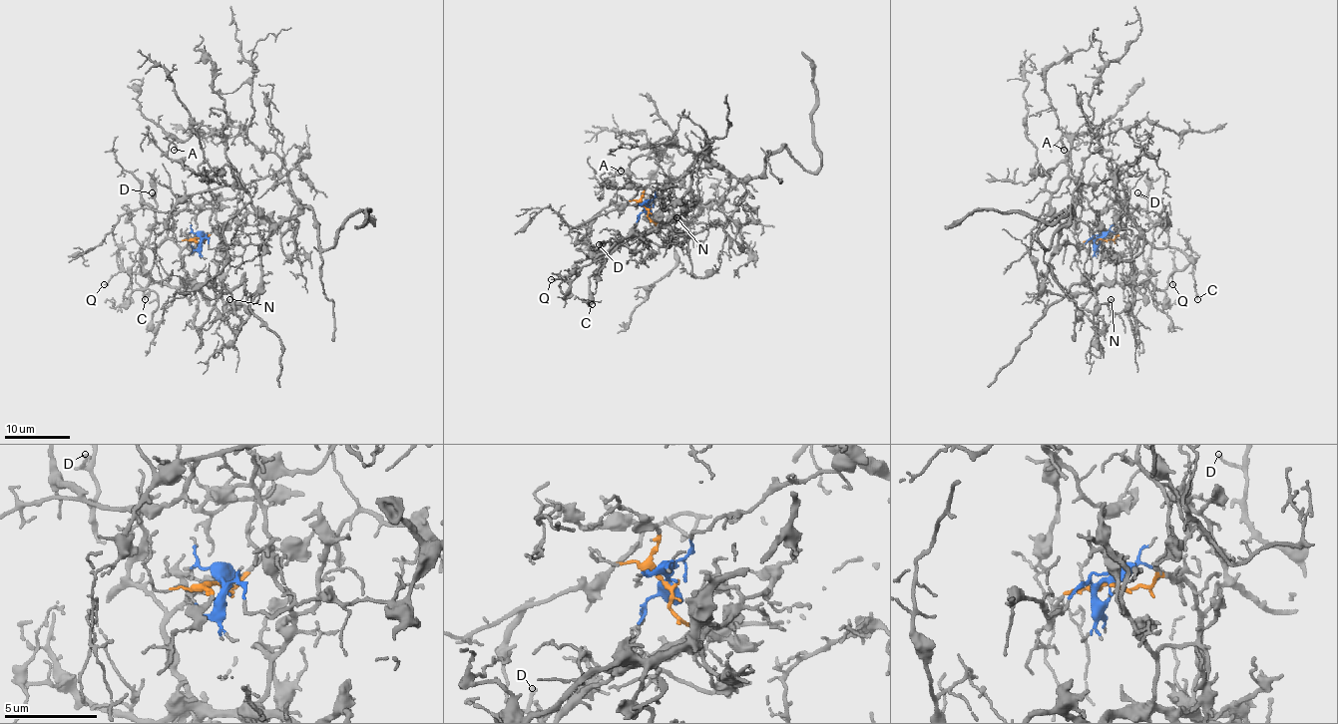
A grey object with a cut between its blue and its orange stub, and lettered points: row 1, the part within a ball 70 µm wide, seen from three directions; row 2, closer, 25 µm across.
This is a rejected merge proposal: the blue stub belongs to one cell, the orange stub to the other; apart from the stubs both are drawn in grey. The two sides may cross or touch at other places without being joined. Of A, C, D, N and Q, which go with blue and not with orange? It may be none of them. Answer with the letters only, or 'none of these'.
A, N

